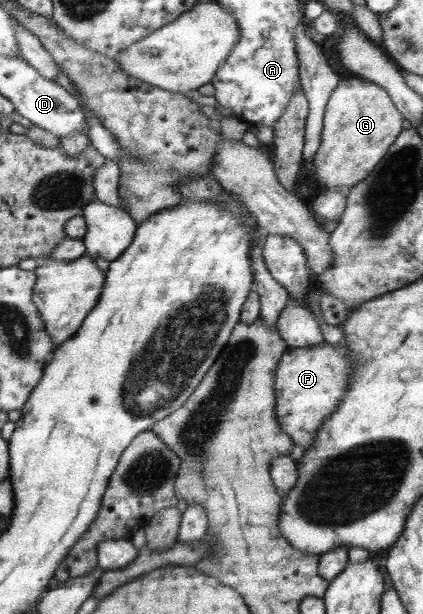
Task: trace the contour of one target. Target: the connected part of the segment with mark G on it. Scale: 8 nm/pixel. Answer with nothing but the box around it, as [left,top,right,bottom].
[312,76,401,191]

